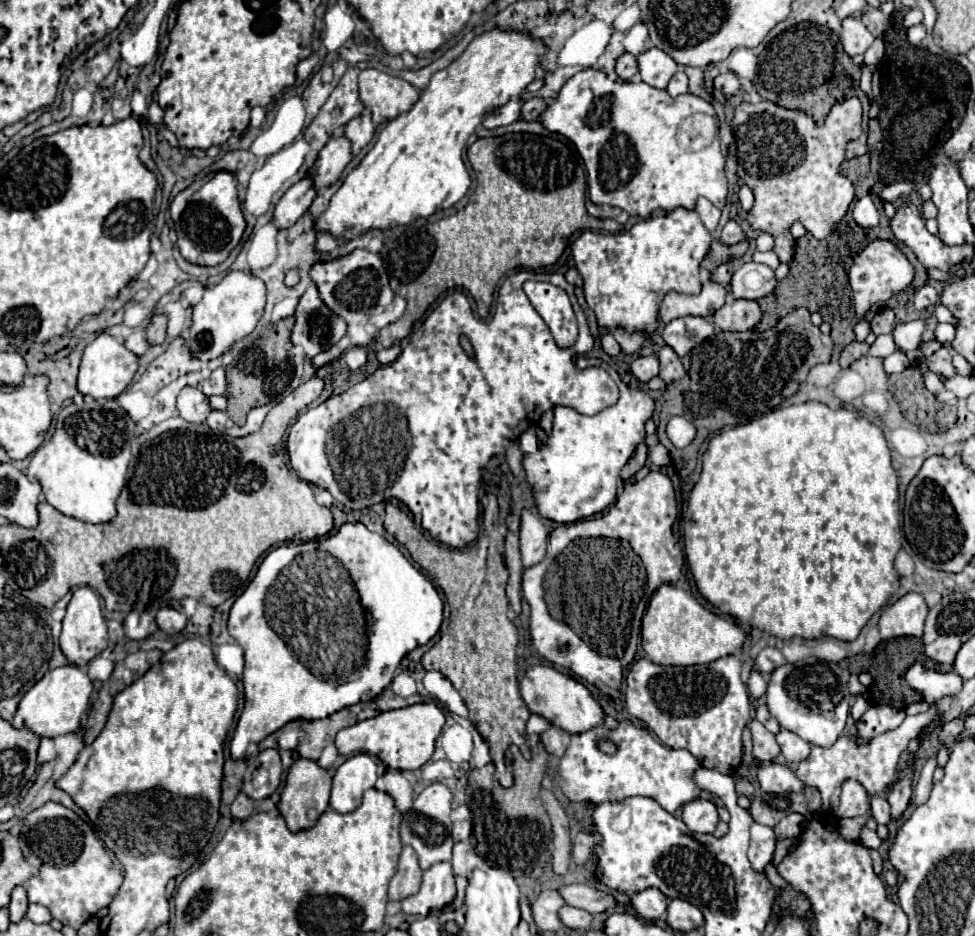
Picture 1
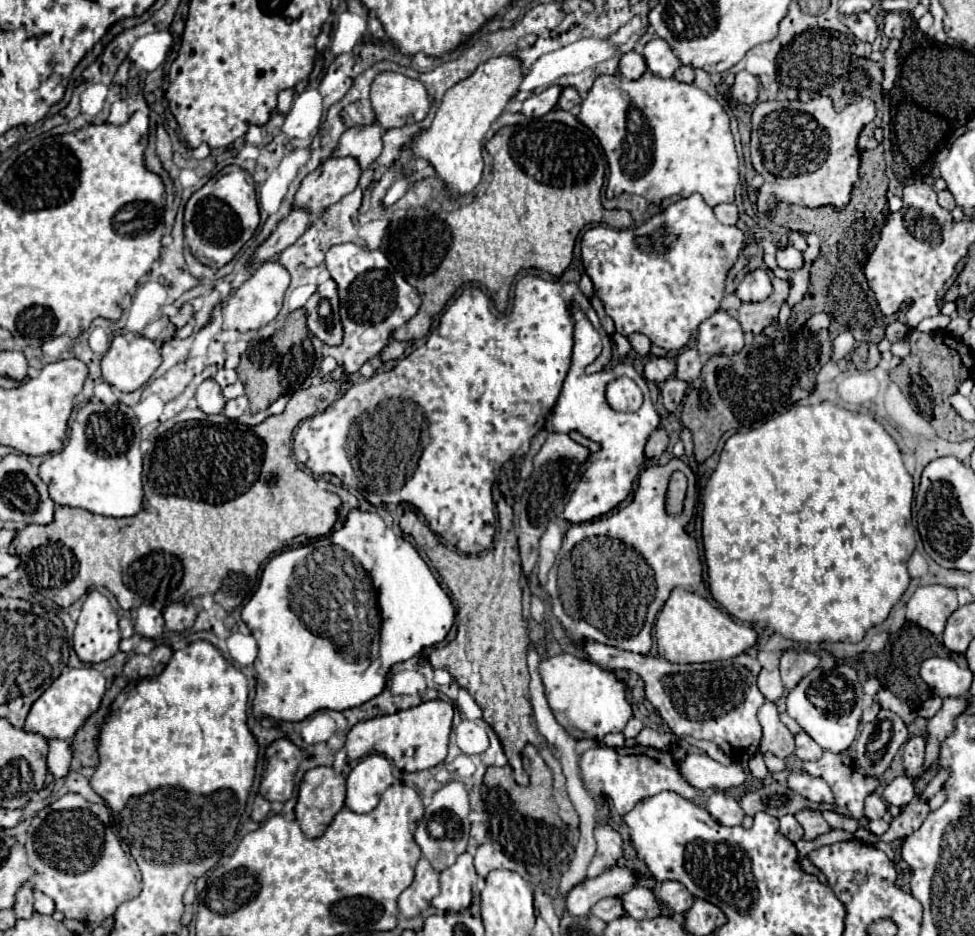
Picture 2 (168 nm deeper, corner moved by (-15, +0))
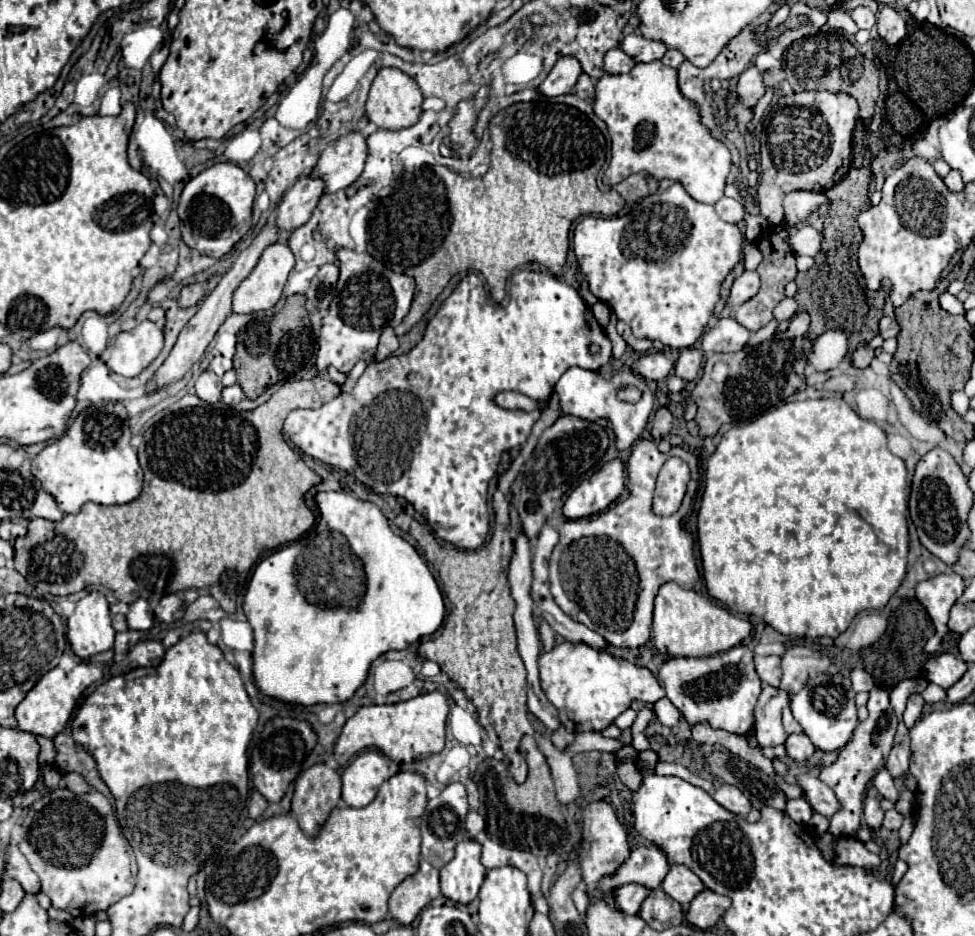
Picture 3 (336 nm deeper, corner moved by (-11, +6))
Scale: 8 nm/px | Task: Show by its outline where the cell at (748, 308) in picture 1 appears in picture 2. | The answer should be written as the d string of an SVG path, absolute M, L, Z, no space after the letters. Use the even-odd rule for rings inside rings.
M773 279L773 293L761 303L743 303L737 311L737 321L745 333L759 335L779 315L779 307L789 293L787 281Z

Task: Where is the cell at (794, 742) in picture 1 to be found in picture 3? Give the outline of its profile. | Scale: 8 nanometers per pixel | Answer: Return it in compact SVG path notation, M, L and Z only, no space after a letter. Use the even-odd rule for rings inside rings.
M805 733L789 735L787 741L785 741L785 749L787 749L787 755L797 763L809 759L815 753L815 747L813 747L813 743L809 741L809 737Z

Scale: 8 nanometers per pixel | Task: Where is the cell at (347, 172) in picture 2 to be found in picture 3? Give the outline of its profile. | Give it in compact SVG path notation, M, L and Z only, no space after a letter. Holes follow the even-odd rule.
M309 175L299 177L275 209L275 225L279 227L279 231L293 231L307 223L323 193L323 179L315 179Z

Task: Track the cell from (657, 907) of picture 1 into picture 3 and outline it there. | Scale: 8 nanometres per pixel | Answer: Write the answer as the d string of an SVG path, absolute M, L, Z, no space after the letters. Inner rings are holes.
M671 865L661 887L669 897L673 897L677 903L683 905L691 903L693 897L705 889L701 879L685 865Z

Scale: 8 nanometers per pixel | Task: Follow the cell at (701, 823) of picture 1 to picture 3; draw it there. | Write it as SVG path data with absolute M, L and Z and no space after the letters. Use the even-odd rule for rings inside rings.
M721 785L715 789L713 799L727 807L731 813L737 813L741 817L747 817L747 813L751 811L751 801L735 787L735 785Z

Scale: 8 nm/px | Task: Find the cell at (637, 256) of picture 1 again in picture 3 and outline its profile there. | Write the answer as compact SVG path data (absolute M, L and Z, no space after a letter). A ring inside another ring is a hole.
M675 183L671 185L669 189L665 191L657 191L649 197L645 197L637 207L633 207L627 215L621 215L621 217L613 217L613 219L605 219L605 217L585 217L577 223L575 227L575 233L573 233L573 245L575 245L575 255L577 255L577 261L579 261L579 267L581 271L585 273L587 281L589 281L589 289L595 297L599 297L601 301L605 301L615 313L617 313L617 319L625 321L633 335L637 339L659 339L661 343L673 347L673 349L685 349L685 347L691 347L705 331L705 327L709 325L709 319L713 315L713 307L715 303L719 301L719 289L721 289L721 283L725 281L725 277L733 271L733 267L741 261L741 245L743 245L743 235L741 231L737 229L737 225L733 223L727 223L723 221L717 213L715 213L715 207L713 205L705 205L705 203L699 203L695 201L693 197L687 195L685 187L681 183Z

